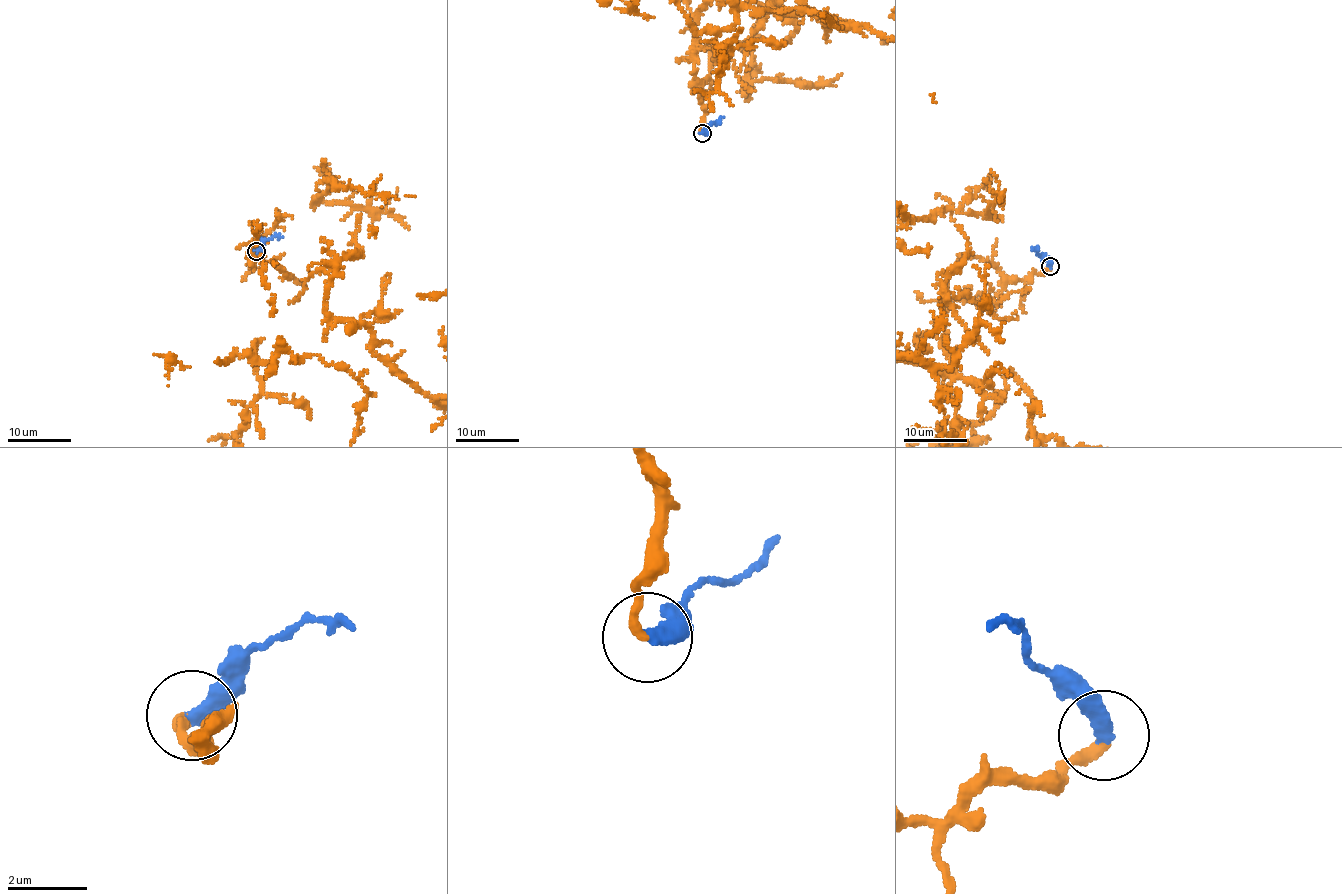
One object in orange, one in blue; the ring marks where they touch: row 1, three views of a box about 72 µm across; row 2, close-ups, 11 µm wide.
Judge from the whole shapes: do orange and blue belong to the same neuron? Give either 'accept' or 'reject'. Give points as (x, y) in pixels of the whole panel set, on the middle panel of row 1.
accept

